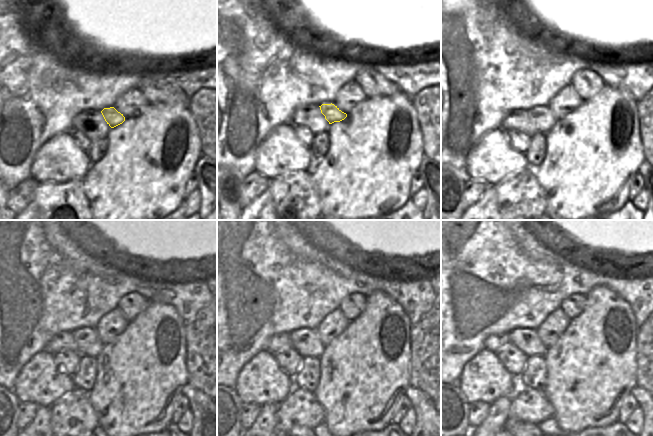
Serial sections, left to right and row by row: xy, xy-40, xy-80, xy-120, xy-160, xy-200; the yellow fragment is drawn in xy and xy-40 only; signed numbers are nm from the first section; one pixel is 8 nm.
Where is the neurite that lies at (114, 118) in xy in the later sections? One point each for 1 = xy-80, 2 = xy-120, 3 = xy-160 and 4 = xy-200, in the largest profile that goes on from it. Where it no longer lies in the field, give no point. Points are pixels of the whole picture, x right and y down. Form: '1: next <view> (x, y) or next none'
1: next xy-80 (542, 117)
2: next xy-120 (87, 340)
3: next xy-160 (306, 341)
4: next xy-200 (526, 340)

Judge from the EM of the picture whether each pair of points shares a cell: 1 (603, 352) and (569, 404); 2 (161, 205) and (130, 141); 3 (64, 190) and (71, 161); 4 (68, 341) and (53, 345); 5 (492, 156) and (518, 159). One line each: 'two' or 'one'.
1: one
2: one
3: two
4: one
5: one

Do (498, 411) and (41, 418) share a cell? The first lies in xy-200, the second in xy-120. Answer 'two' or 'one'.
one

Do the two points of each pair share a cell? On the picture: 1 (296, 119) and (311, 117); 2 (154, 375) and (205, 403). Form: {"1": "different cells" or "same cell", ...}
{"1": "same cell", "2": "different cells"}

